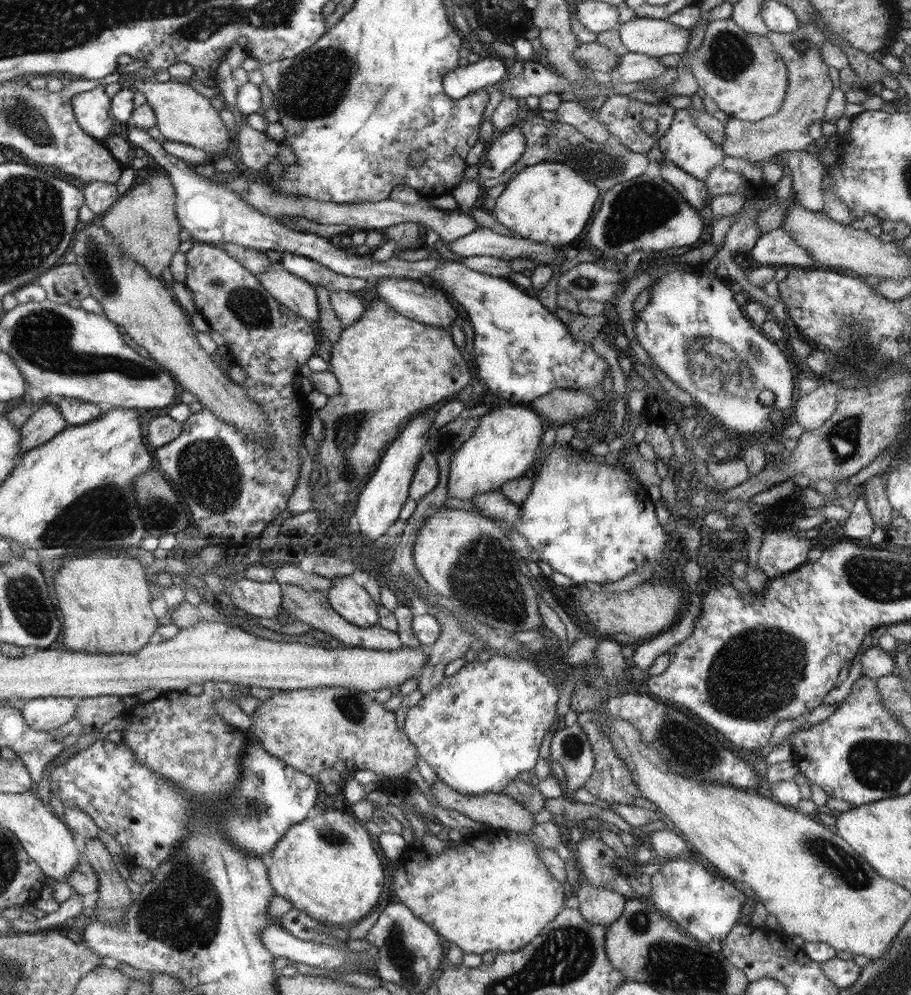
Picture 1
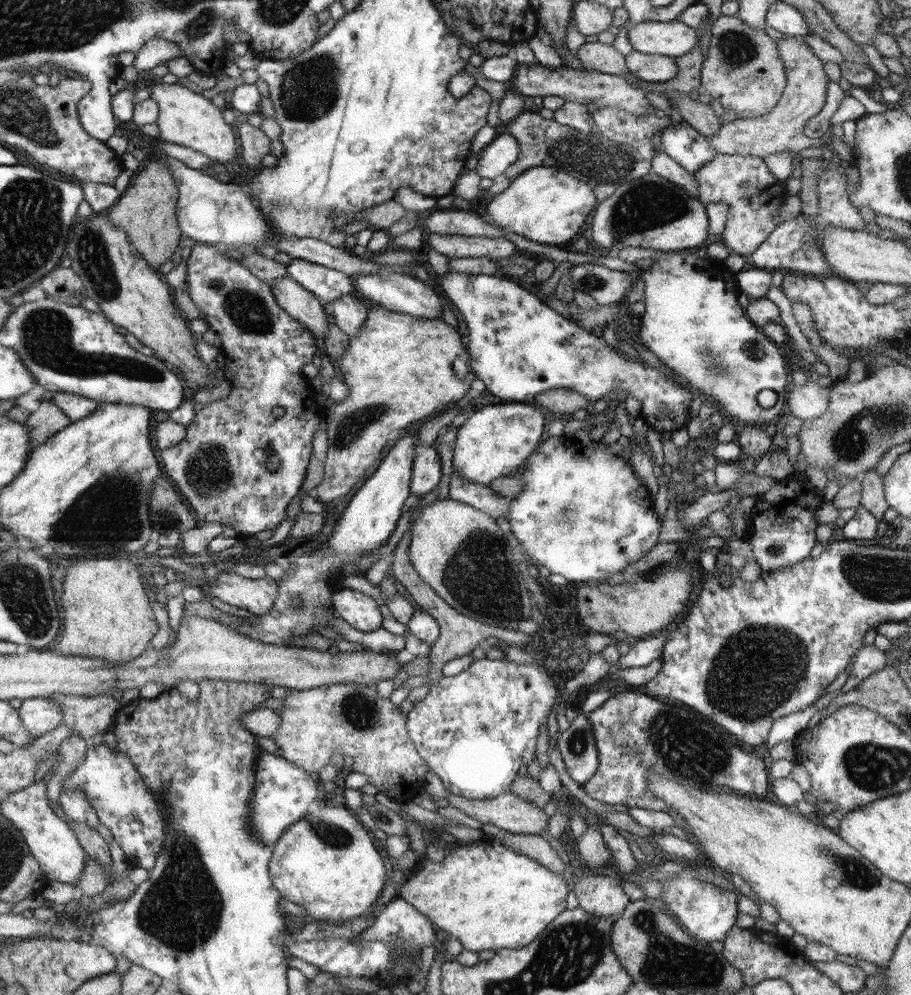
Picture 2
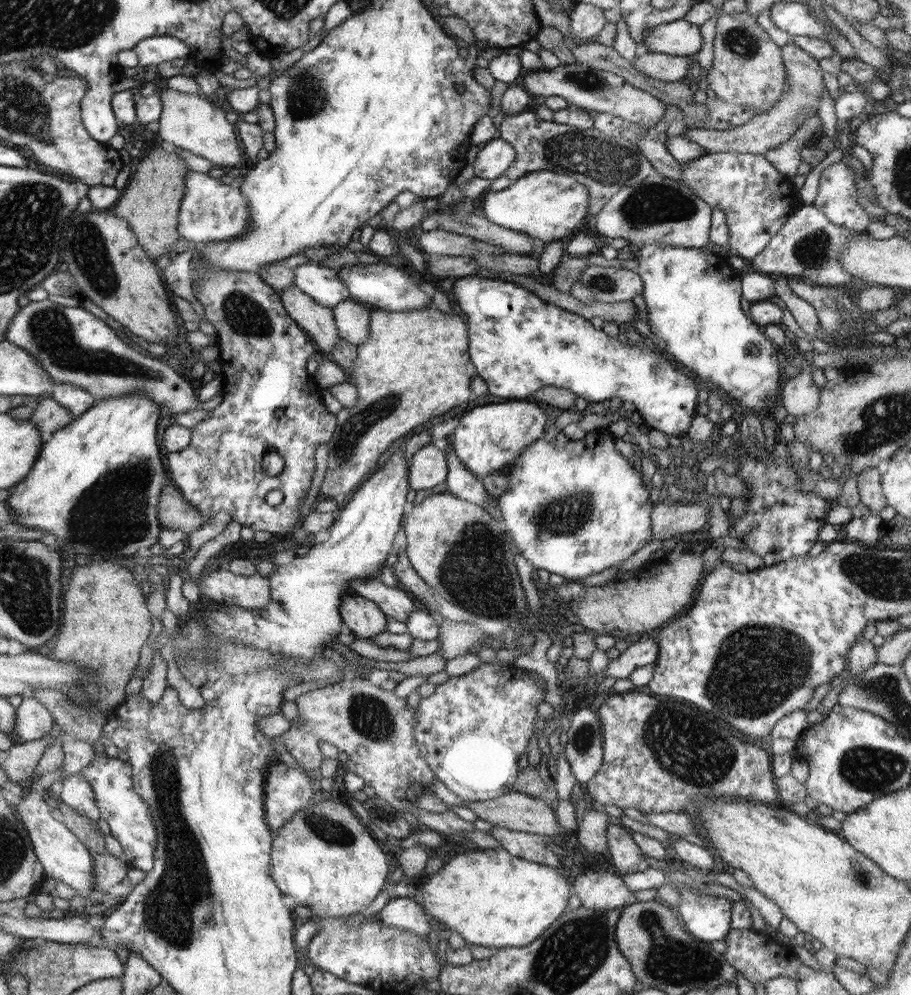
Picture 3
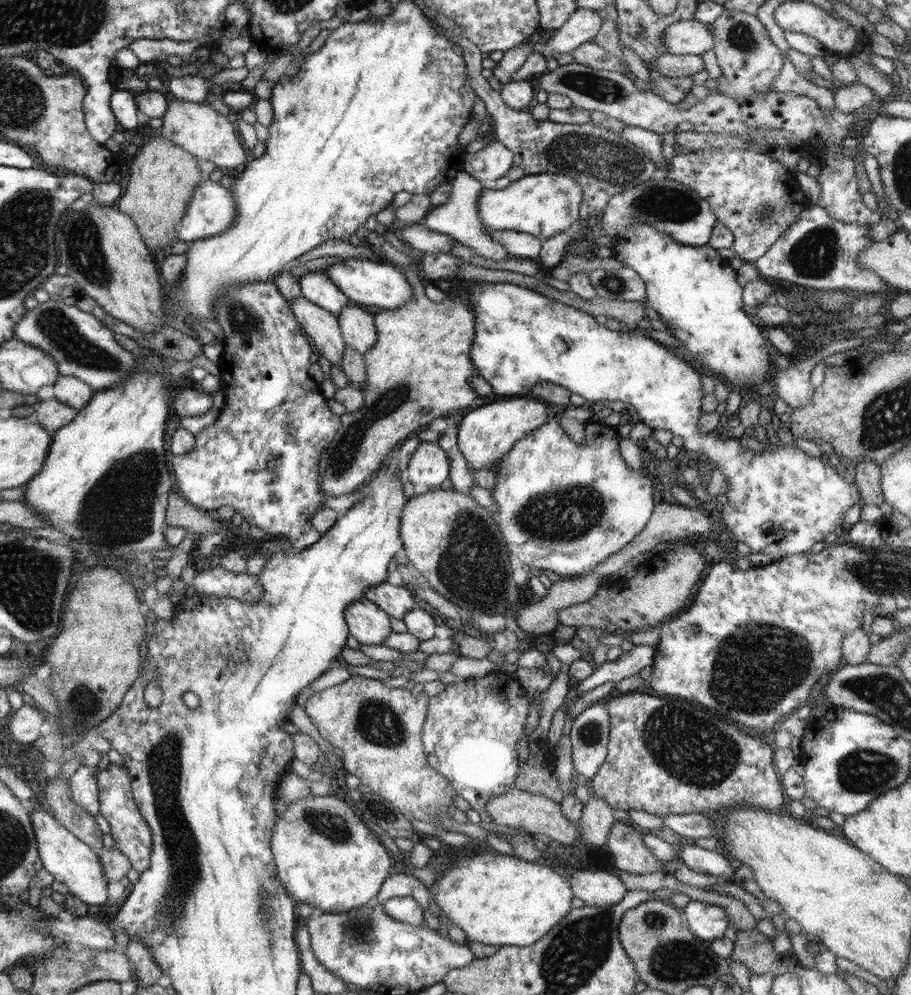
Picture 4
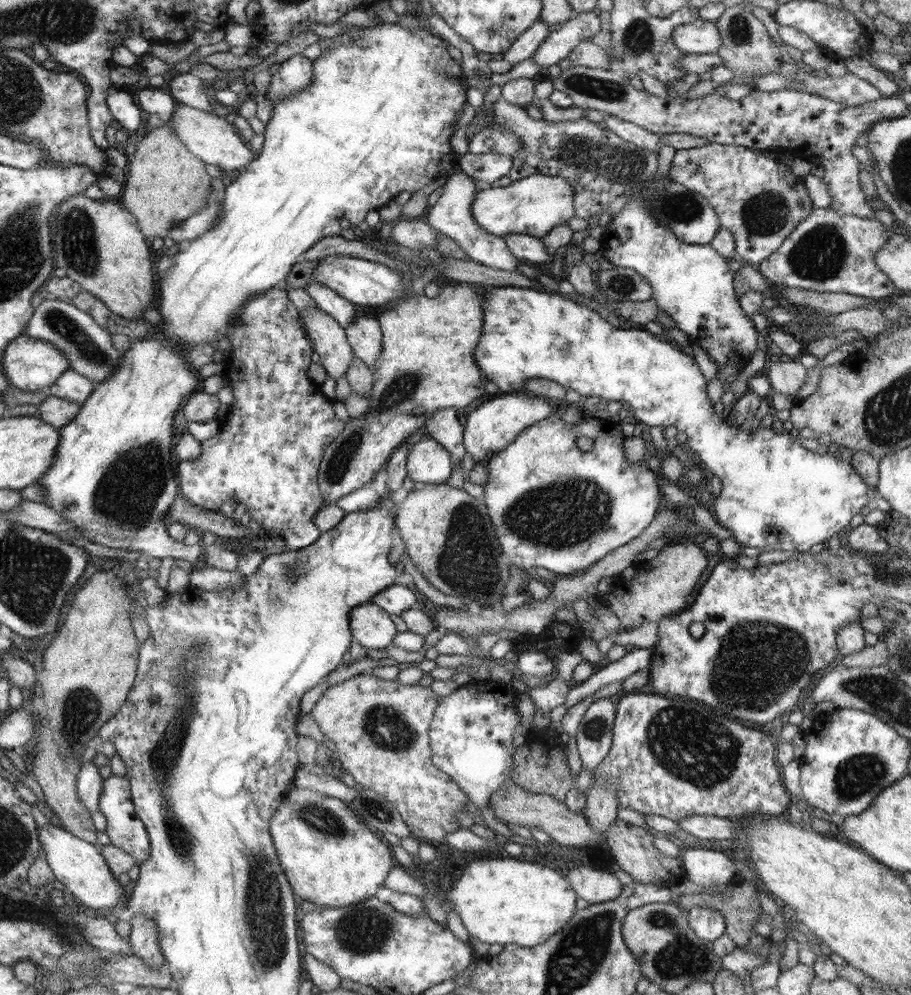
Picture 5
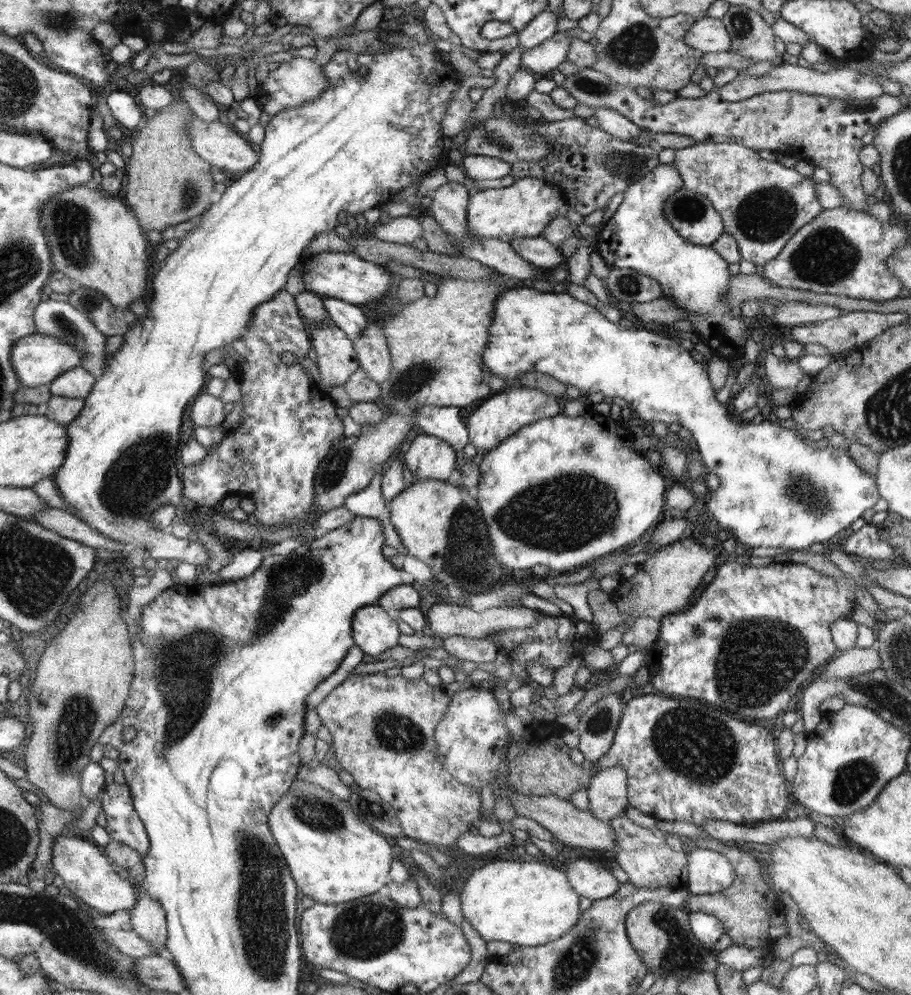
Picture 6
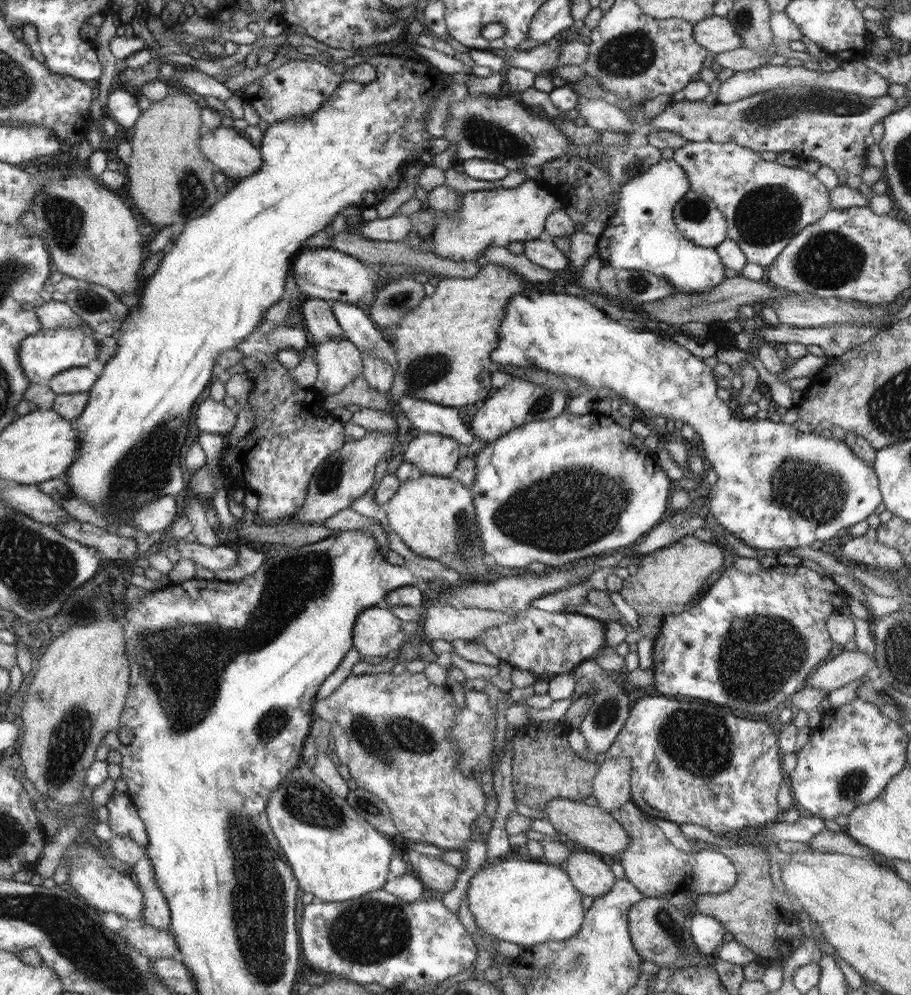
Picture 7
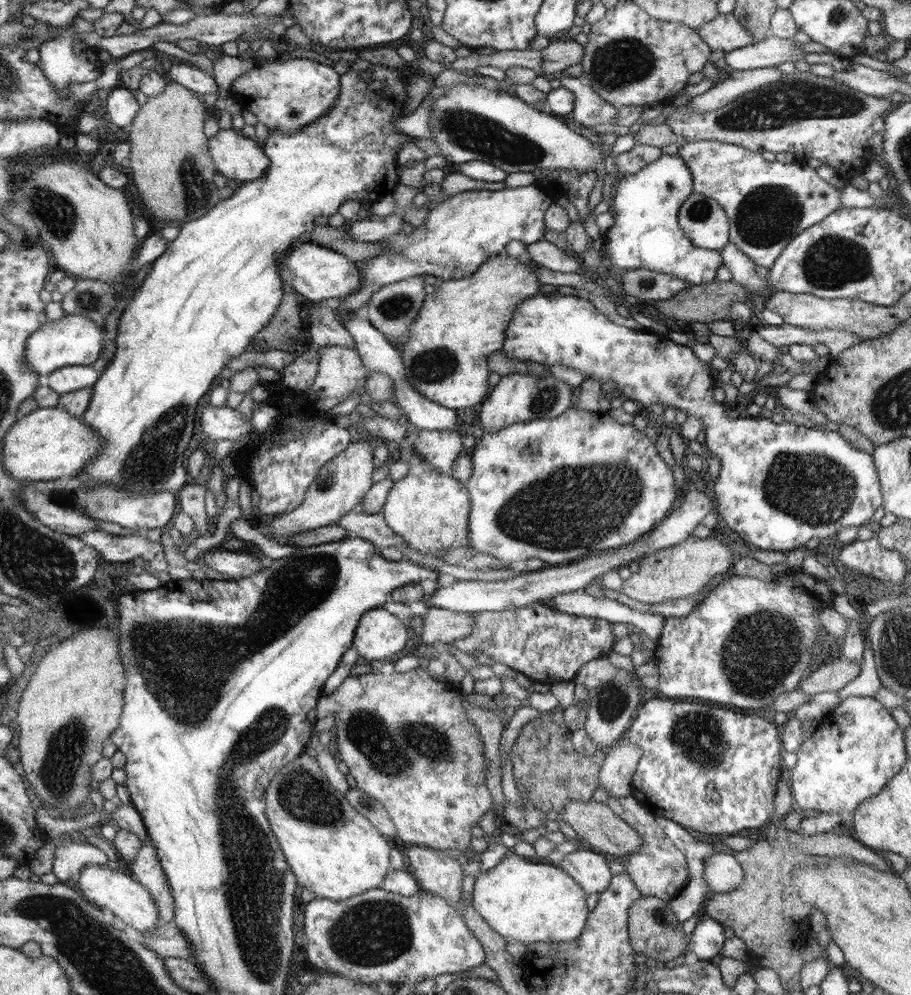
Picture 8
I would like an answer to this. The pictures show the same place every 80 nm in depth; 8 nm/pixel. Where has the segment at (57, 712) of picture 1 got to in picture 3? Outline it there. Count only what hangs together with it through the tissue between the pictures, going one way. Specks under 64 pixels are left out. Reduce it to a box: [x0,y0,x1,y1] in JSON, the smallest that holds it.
[15,696,55,743]

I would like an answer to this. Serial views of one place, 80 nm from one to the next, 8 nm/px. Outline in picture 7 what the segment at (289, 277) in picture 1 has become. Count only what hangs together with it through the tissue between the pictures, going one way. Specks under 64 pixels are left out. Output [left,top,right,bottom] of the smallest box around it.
[313,337,363,397]

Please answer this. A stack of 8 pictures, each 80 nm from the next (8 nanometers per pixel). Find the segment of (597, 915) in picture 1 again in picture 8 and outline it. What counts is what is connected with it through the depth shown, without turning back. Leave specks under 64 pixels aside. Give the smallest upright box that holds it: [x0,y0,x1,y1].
[559,848,613,895]

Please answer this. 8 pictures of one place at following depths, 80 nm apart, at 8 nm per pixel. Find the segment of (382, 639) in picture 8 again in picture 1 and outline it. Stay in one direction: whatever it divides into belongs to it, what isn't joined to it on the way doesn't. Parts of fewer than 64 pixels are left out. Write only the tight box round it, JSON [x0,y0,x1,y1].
[325,576,378,627]

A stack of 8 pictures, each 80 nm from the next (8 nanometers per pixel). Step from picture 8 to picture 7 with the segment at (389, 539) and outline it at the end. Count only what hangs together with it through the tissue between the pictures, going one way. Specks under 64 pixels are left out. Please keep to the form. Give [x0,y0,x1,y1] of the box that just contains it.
[322,507,390,546]

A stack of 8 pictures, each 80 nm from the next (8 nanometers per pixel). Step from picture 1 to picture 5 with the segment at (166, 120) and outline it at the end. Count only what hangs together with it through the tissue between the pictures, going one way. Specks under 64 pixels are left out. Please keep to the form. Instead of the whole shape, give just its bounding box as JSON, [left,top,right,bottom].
[170,103,257,172]

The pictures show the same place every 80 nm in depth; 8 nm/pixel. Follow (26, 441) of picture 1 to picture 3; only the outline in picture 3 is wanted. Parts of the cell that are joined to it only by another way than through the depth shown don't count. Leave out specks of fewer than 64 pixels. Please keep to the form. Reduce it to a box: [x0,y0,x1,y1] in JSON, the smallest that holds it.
[30,397,73,442]

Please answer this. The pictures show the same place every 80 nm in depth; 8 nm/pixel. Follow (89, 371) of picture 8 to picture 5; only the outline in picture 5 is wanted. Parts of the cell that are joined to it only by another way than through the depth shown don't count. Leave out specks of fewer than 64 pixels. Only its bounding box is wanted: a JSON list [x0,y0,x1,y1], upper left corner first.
[50,368,95,404]

